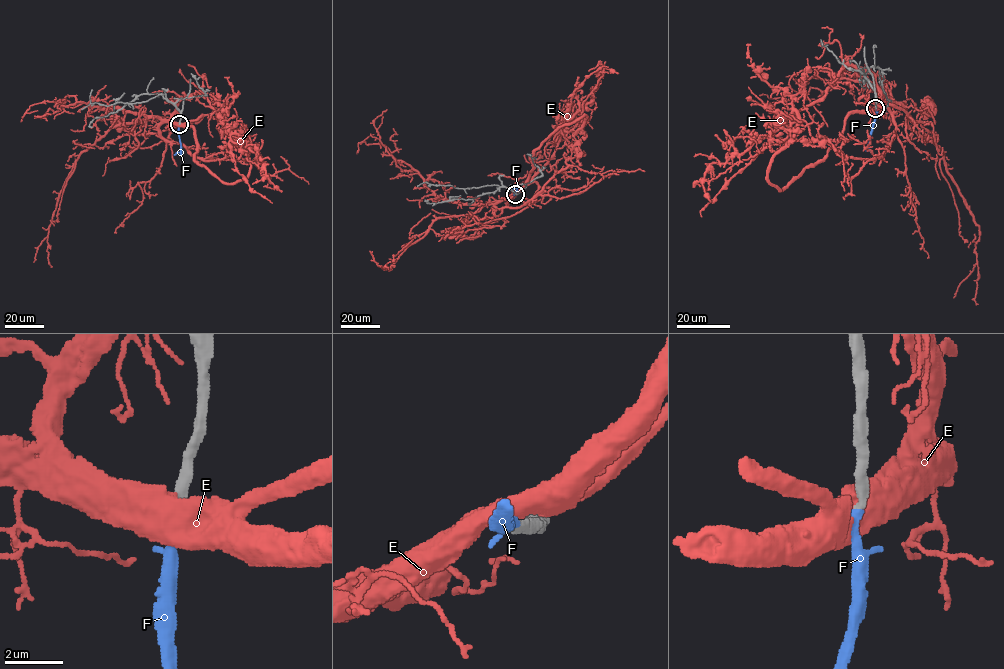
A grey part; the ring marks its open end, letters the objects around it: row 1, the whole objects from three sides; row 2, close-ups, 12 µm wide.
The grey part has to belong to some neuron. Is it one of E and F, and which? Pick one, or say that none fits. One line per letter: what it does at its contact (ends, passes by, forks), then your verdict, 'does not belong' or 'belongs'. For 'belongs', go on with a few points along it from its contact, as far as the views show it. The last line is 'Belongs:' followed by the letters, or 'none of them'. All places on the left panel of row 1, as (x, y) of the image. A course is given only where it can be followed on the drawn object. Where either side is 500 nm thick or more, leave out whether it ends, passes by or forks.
E: does not belong
F: it ends; belongs; course (179, 124), (181, 151), (174, 155)
Belongs: F

